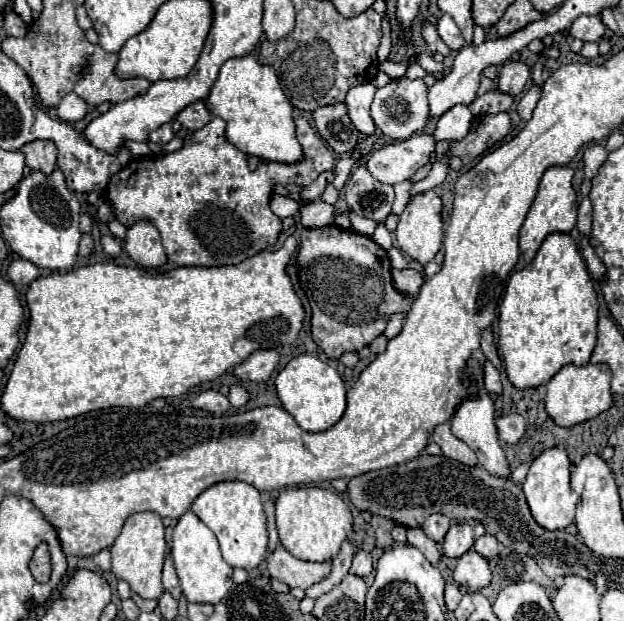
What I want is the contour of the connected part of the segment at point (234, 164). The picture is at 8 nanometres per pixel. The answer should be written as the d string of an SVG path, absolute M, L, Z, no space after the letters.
M214 116L204 128L196 130L192 136L184 140L182 150L172 154L156 154L152 158L146 156L140 160L132 160L132 164L122 168L118 174L110 176L106 186L106 198L112 206L112 214L122 224L126 224L126 228L130 228L140 220L150 220L162 236L162 244L168 254L168 260L174 262L176 266L206 266L206 268L236 266L260 254L262 250L272 248L280 236L282 220L274 216L268 206L274 184L308 186L322 172L334 168L334 156L330 148L322 142L316 130L302 116L296 118L296 136L306 154L302 162L298 164L266 162L264 166L258 166L256 172L250 172L246 154L242 154L226 140L226 122Z

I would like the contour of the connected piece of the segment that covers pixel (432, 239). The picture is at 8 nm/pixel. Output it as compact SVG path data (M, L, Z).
M428 190L414 196L398 218L398 228L394 232L398 248L422 266L432 262L442 246L440 210L442 200L436 196L436 192Z

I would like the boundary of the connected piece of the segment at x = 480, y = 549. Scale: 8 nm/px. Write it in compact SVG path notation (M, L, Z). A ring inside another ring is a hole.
M484 534L484 536L476 538L476 542L474 542L474 550L476 550L480 556L484 556L486 560L492 560L492 558L498 556L498 552L500 552L500 544L498 544L498 540L496 540L492 534Z

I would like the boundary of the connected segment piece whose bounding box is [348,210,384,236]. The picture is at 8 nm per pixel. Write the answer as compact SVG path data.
M350 210L350 214L348 214L348 218L350 218L350 222L352 222L352 228L354 228L356 232L364 234L364 236L372 236L374 230L376 230L376 226L384 224L384 222L374 222L374 220L362 220L362 218L360 218L356 212L352 212L352 210Z

